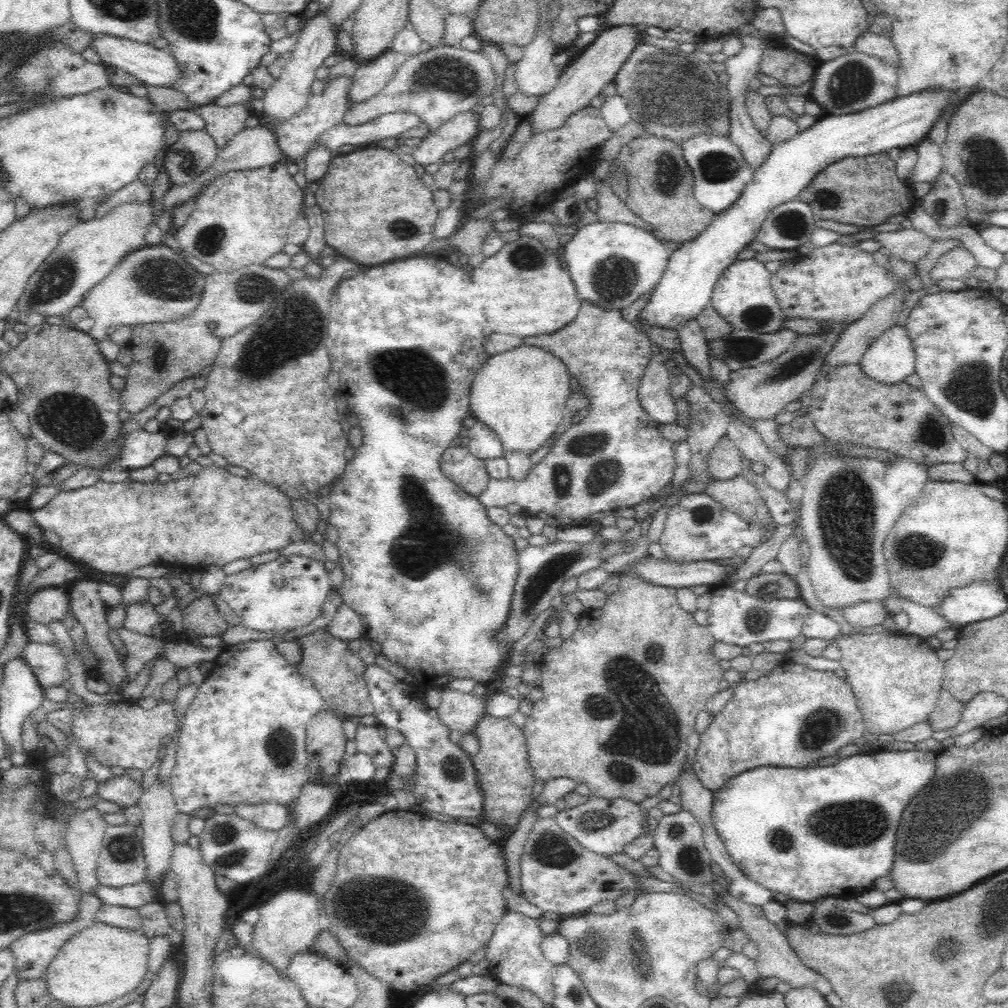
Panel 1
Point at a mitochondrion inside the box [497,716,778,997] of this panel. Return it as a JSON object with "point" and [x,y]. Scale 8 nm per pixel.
{"point":[592,943]}

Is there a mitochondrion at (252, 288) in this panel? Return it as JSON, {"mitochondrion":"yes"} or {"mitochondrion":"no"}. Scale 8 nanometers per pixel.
{"mitochondrion":"yes"}

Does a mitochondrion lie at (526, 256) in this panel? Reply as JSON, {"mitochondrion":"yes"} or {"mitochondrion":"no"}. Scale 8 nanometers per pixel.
{"mitochondrion":"yes"}

